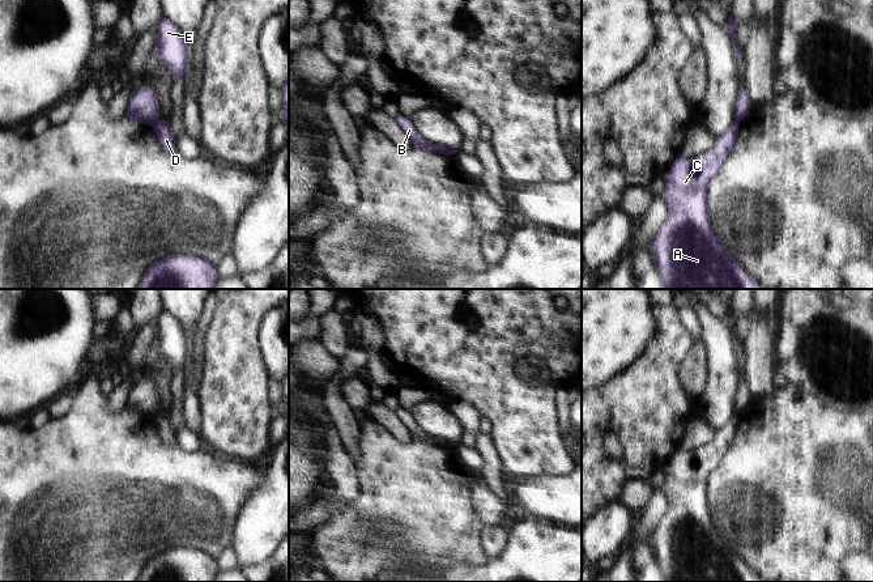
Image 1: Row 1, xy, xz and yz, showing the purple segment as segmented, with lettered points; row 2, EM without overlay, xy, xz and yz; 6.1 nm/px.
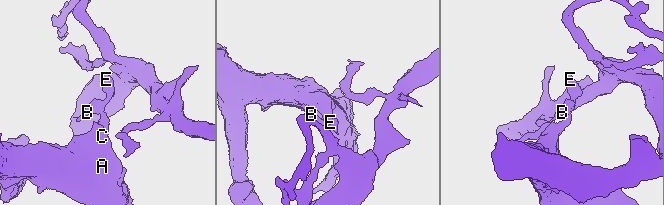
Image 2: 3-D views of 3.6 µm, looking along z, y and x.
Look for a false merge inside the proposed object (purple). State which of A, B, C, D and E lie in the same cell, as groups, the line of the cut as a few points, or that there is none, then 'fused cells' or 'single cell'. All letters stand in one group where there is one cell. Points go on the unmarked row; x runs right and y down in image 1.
groups A C D / B E; cut xy (157, 412), (150, 417); fused cells

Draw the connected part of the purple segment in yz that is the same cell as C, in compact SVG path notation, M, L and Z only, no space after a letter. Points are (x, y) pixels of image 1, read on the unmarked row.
M736 413L704 447L689 453L680 449L664 468L668 509L652 534L652 553L663 582L762 582L719 536L708 511L708 477L732 445L738 419Z

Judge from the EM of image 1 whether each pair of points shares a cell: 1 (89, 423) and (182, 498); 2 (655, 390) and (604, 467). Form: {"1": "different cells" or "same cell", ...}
{"1": "same cell", "2": "same cell"}

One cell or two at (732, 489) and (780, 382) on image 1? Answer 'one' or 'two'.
two

